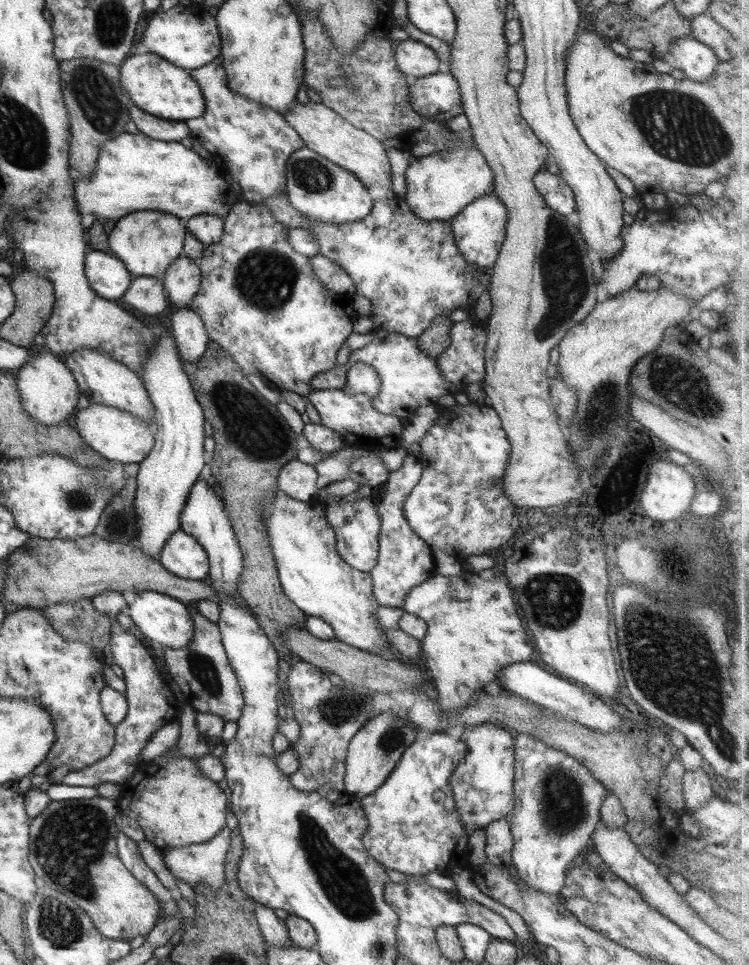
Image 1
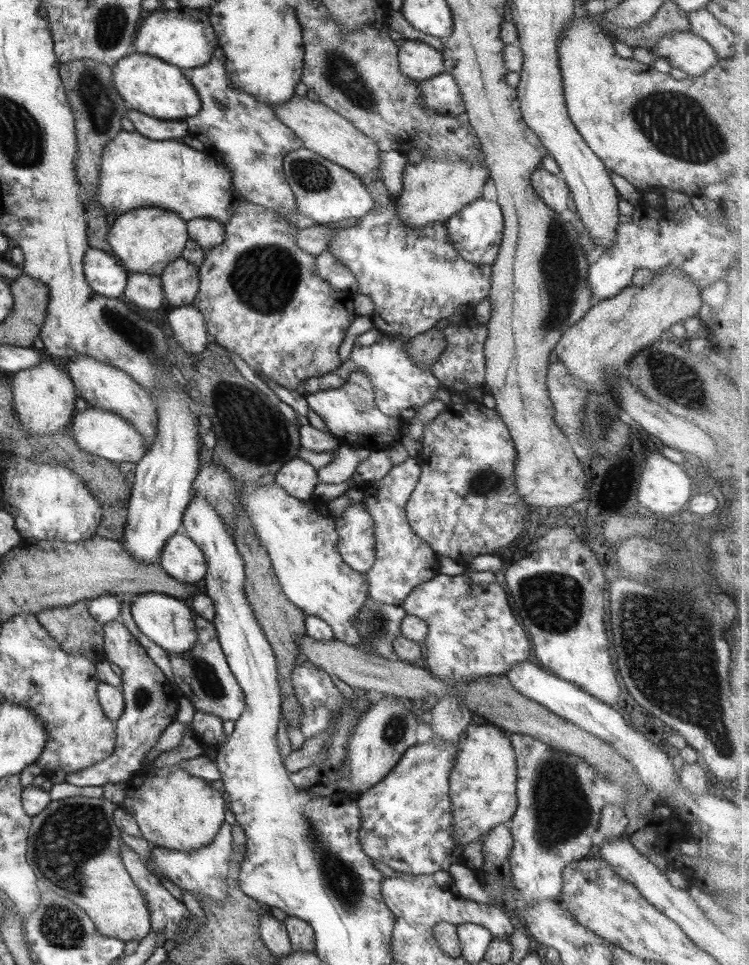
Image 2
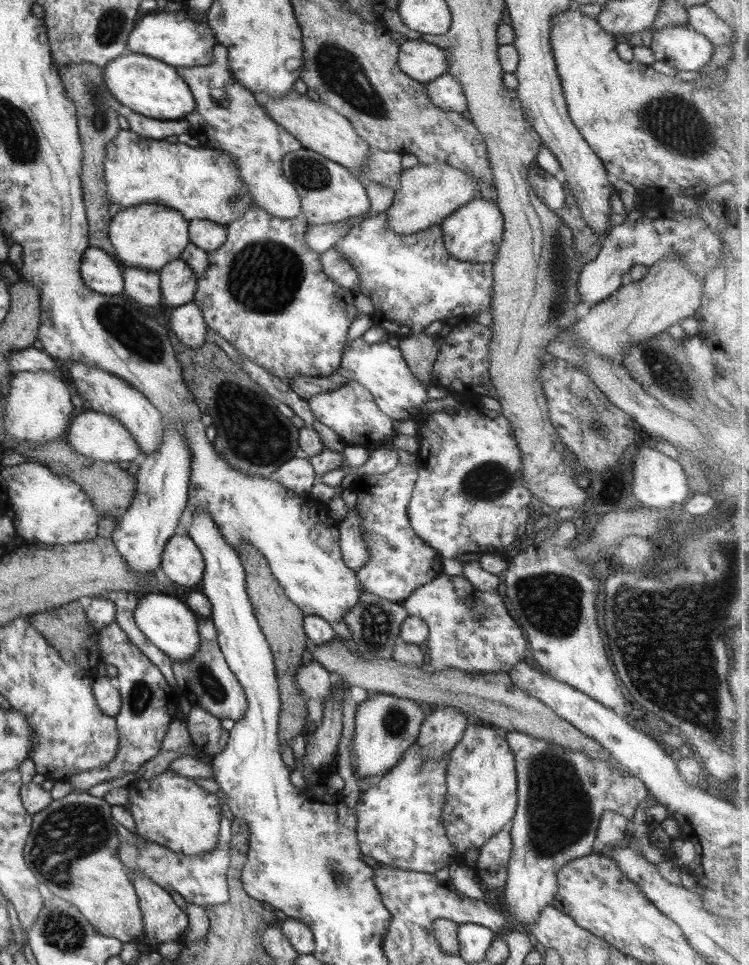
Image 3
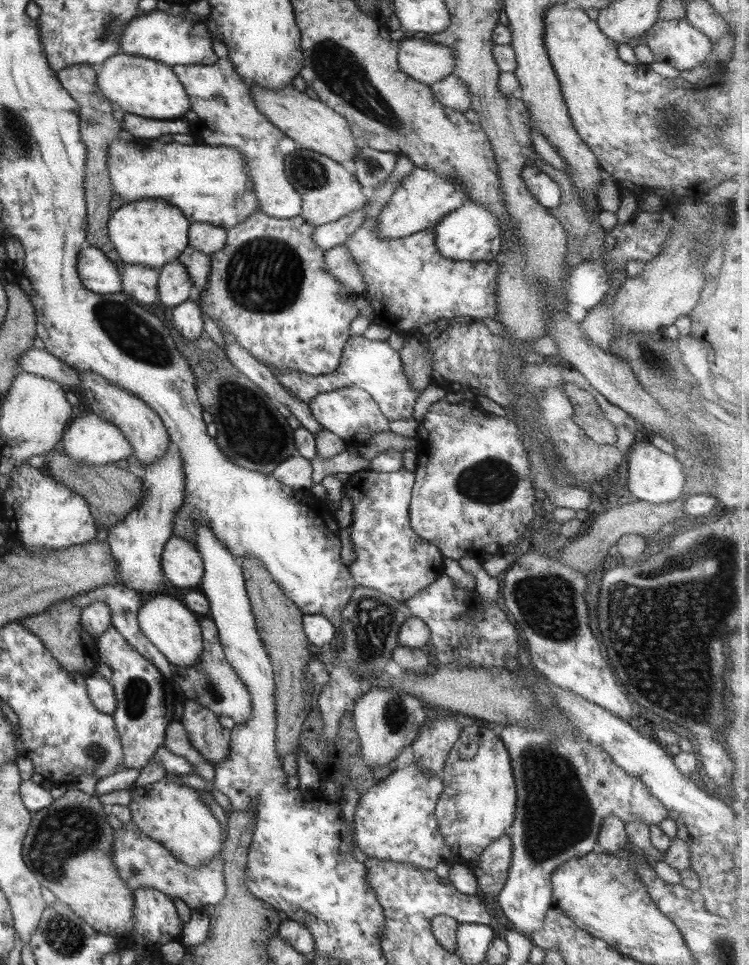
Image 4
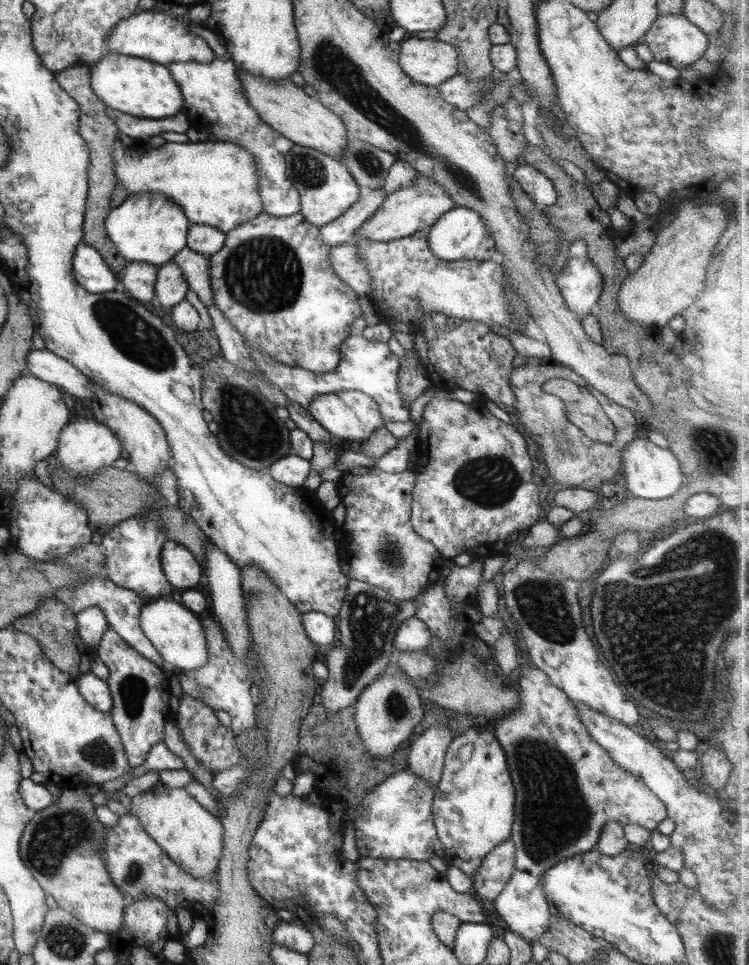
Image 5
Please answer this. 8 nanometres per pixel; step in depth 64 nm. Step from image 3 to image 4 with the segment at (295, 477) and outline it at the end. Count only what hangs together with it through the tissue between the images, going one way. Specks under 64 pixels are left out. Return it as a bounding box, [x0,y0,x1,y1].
[271,454,313,490]

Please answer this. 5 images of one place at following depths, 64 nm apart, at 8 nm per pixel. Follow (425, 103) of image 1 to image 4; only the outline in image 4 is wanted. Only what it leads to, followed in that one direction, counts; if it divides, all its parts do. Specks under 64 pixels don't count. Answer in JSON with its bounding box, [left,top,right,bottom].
[431,74,472,113]

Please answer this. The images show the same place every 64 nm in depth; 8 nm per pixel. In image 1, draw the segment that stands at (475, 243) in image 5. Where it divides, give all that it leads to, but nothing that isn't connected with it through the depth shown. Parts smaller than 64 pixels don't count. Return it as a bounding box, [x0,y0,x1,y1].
[449,194,508,267]

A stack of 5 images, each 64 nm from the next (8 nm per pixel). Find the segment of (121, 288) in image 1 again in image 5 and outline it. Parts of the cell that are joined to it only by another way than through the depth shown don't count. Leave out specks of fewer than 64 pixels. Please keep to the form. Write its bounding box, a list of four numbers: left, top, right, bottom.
[73,242,120,295]

